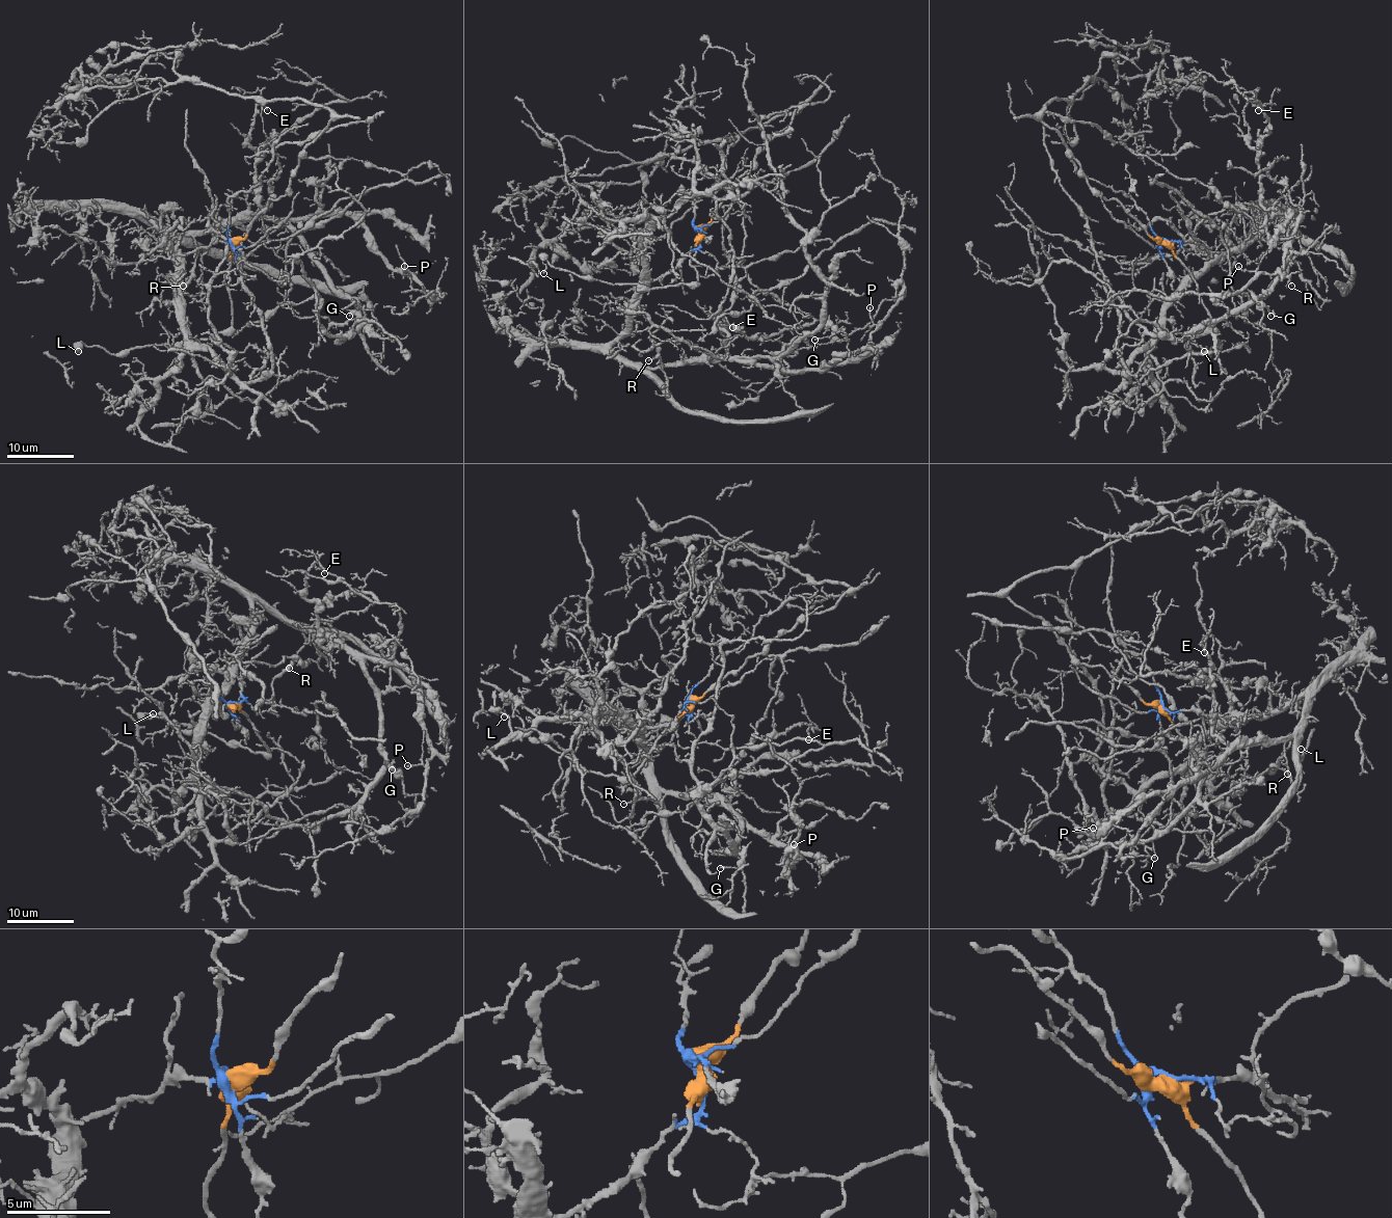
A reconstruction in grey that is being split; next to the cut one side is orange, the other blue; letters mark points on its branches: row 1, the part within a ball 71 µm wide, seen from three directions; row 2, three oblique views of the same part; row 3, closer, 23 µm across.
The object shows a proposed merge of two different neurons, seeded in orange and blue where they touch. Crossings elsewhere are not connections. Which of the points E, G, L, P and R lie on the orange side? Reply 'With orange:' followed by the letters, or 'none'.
With orange: L

